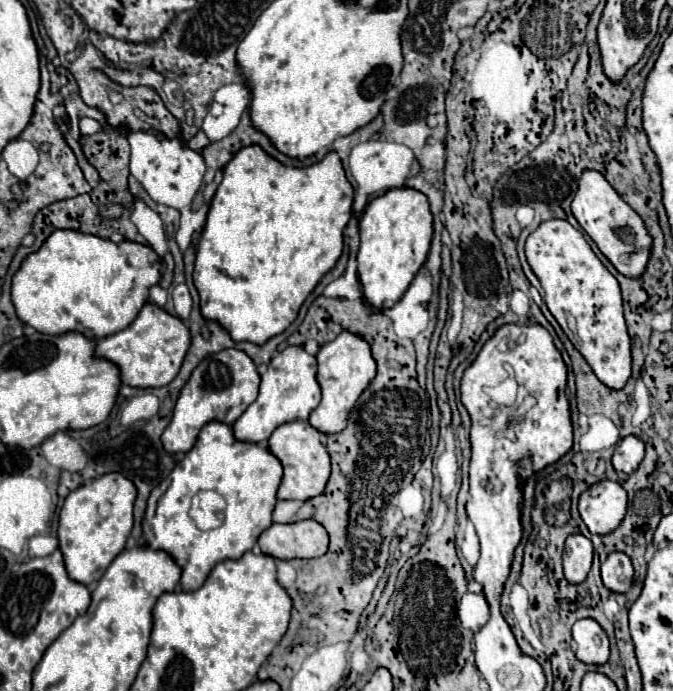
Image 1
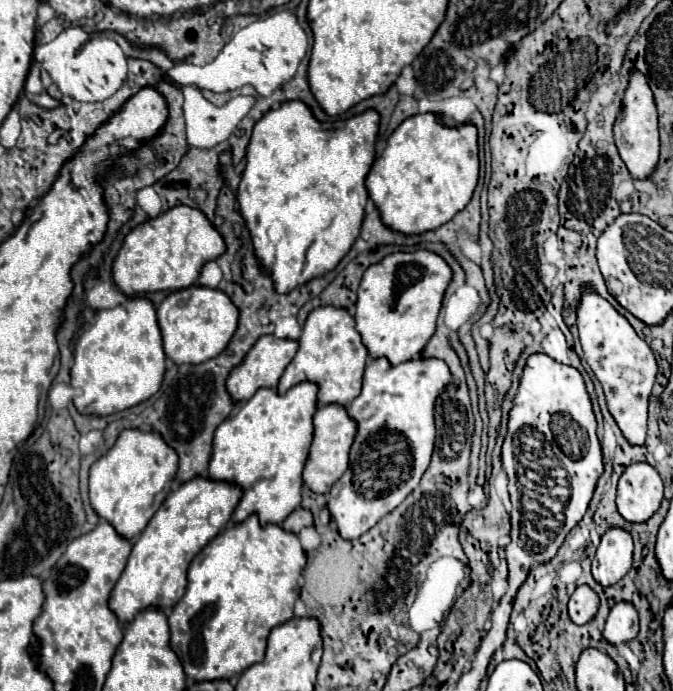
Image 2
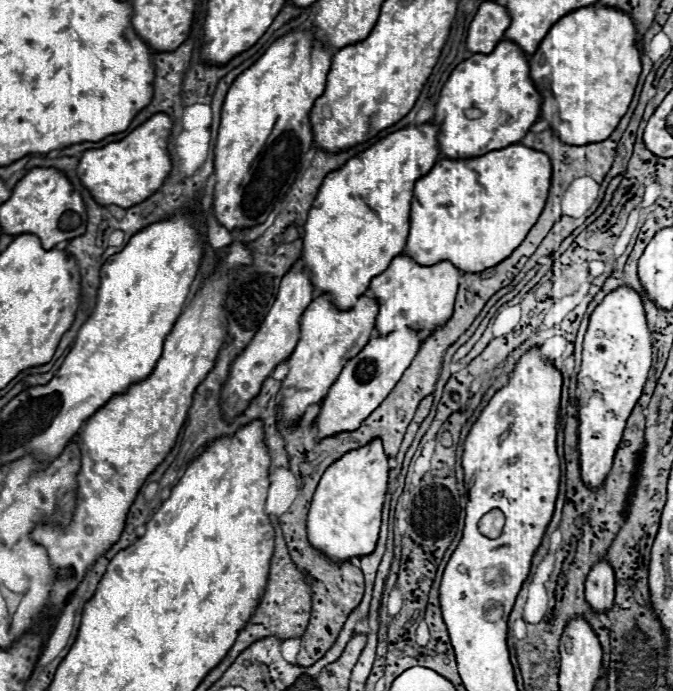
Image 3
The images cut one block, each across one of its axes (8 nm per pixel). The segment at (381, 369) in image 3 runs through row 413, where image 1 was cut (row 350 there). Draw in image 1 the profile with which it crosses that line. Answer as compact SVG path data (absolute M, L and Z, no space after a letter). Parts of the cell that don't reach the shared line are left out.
M344 330L338 334L336 340L320 348L316 360L318 360L318 382L322 386L322 402L310 414L308 422L324 434L342 432L348 424L350 410L354 408L362 392L370 386L370 382L376 378L376 360L372 356L372 348L362 336Z

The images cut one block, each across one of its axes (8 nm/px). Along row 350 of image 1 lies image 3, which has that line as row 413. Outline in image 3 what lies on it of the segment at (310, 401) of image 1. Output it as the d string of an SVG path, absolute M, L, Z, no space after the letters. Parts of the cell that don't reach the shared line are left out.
M318 296L306 308L300 320L300 338L288 358L288 374L282 380L282 422L286 426L298 424L306 414L308 406L318 404L326 398L330 386L336 382L344 364L354 358L366 346L372 336L374 320L378 314L378 304L374 298L360 296L356 306L348 312L340 312L332 306L330 296Z

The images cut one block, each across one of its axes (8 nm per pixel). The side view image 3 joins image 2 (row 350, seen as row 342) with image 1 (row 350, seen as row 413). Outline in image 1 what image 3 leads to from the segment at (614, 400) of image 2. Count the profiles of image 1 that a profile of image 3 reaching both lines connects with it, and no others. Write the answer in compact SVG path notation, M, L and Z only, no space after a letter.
M546 220L542 222L526 240L526 258L532 268L532 272L538 276L542 288L544 288L544 300L552 316L558 320L560 328L566 332L574 348L586 358L592 372L598 376L602 384L614 390L622 390L632 374L632 340L626 330L624 322L624 310L622 310L622 296L618 280L604 268L604 264L596 258L590 244L586 242L584 234L578 232L570 222L566 220Z

